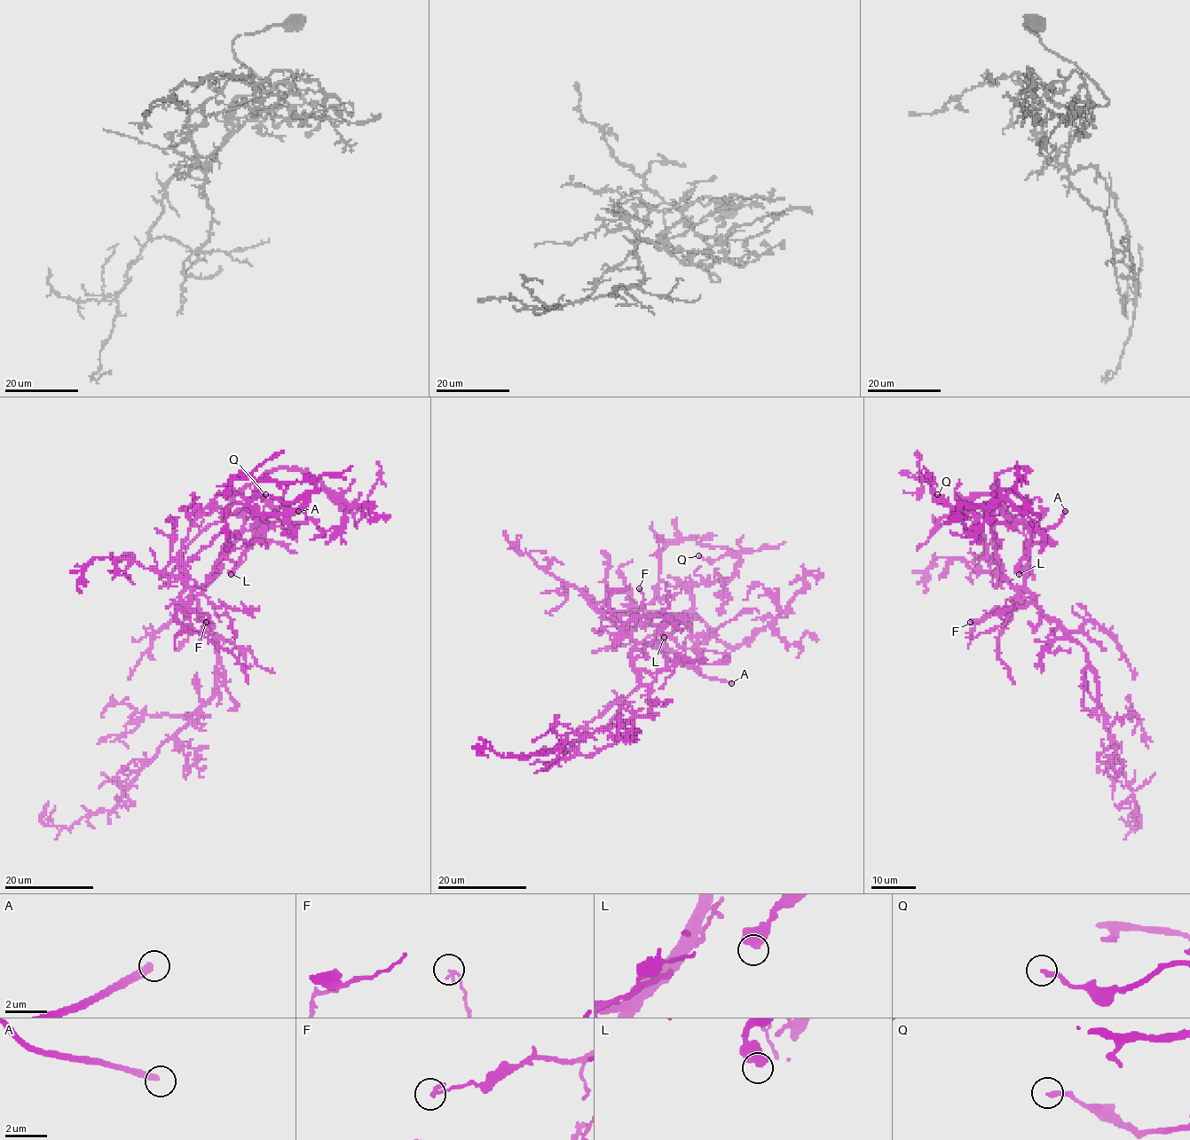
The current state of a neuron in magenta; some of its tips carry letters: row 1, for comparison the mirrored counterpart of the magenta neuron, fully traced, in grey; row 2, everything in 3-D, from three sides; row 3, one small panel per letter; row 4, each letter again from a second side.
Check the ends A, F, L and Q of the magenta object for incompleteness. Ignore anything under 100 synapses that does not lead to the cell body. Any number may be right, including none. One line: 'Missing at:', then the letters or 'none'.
Missing at: A

